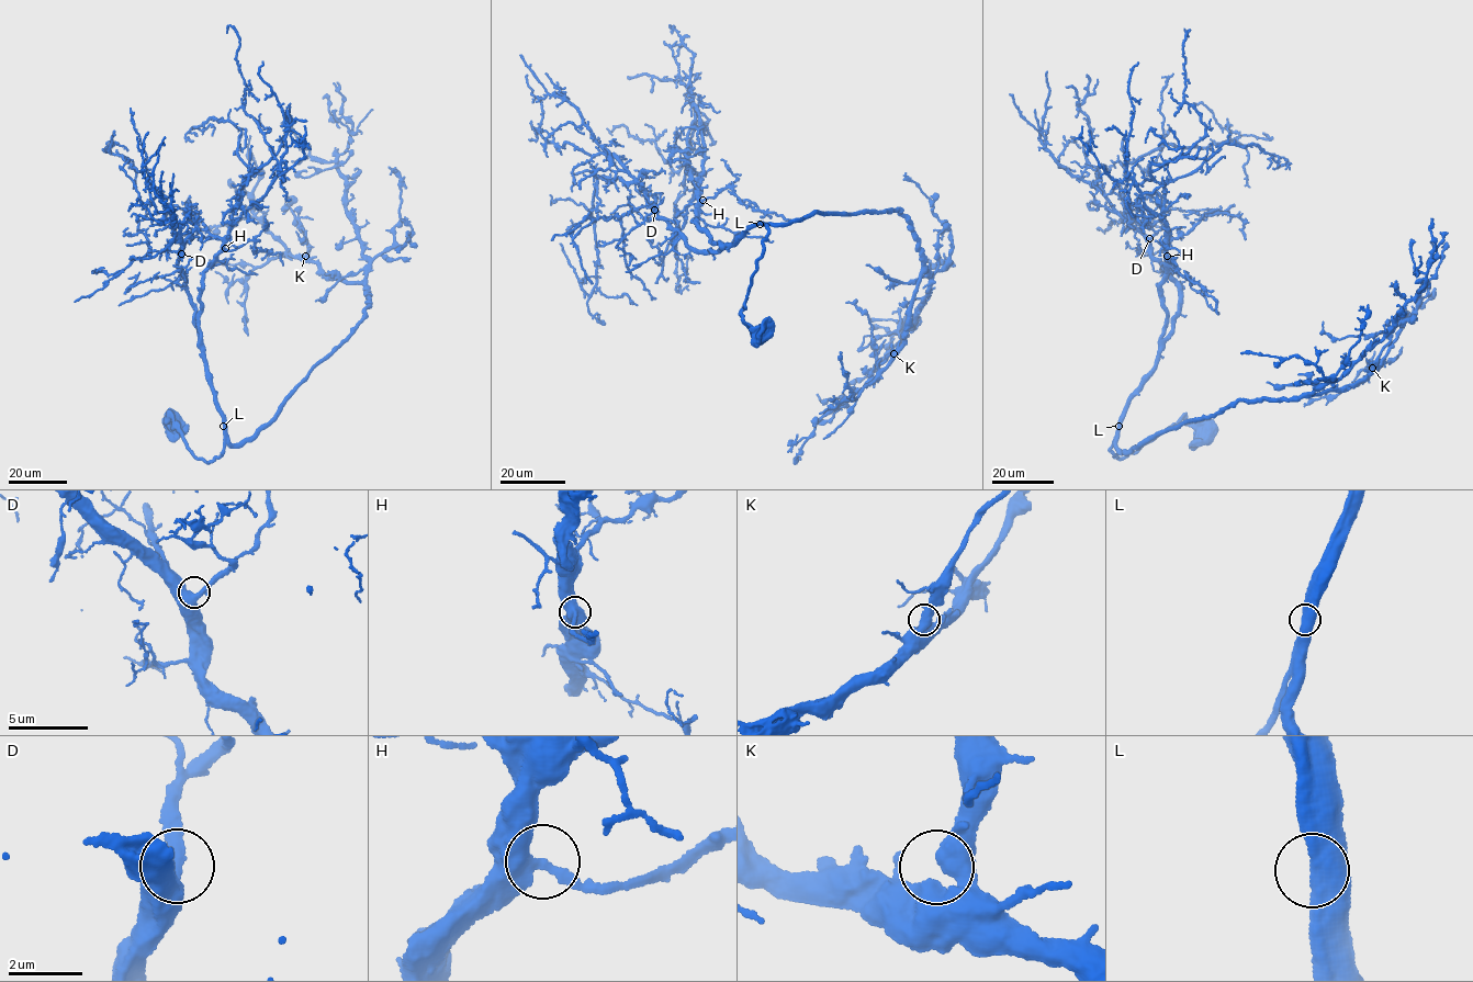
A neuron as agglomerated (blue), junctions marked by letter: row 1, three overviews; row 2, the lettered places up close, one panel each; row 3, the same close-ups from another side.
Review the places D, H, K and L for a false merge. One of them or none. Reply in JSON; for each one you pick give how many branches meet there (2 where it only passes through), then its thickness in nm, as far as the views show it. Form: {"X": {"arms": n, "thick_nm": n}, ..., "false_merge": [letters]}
{"false_merge": []}

